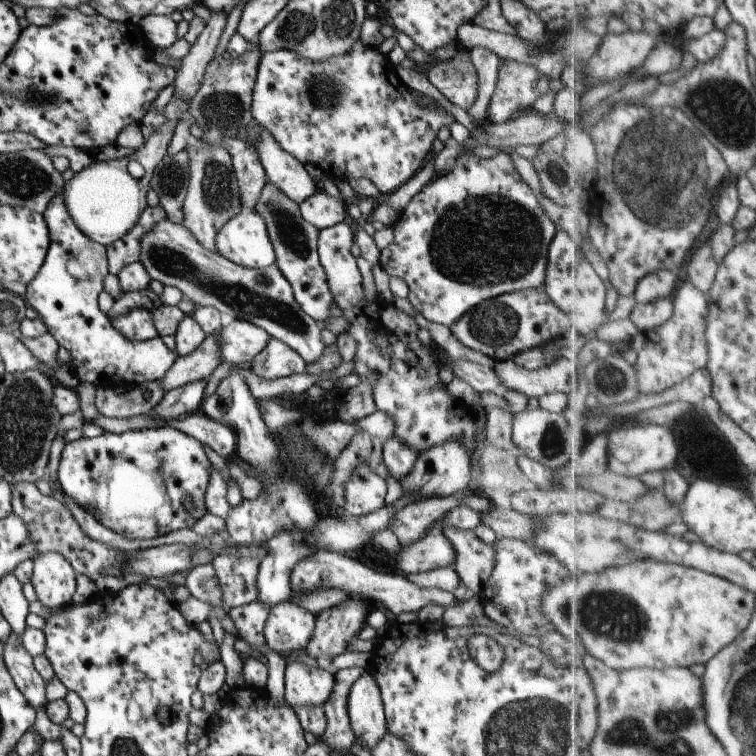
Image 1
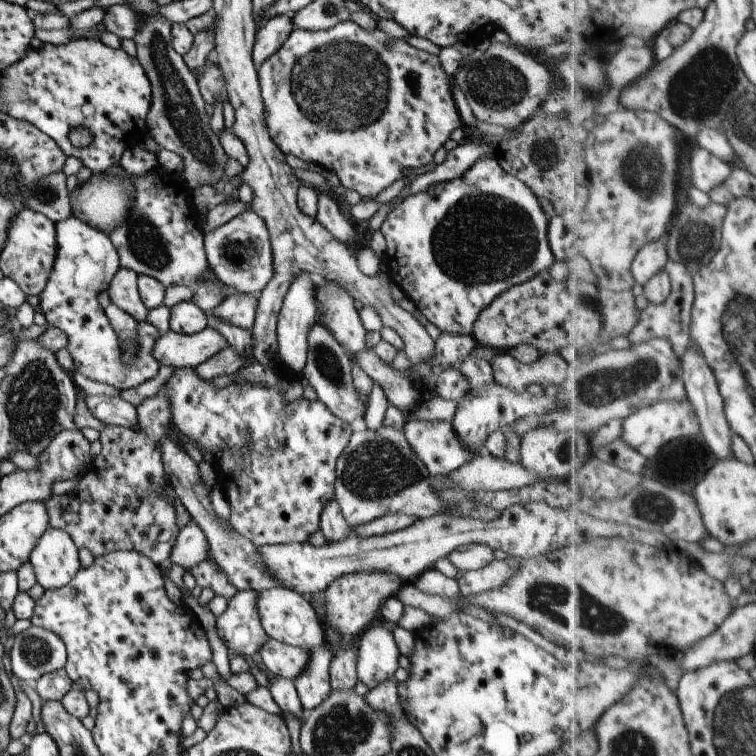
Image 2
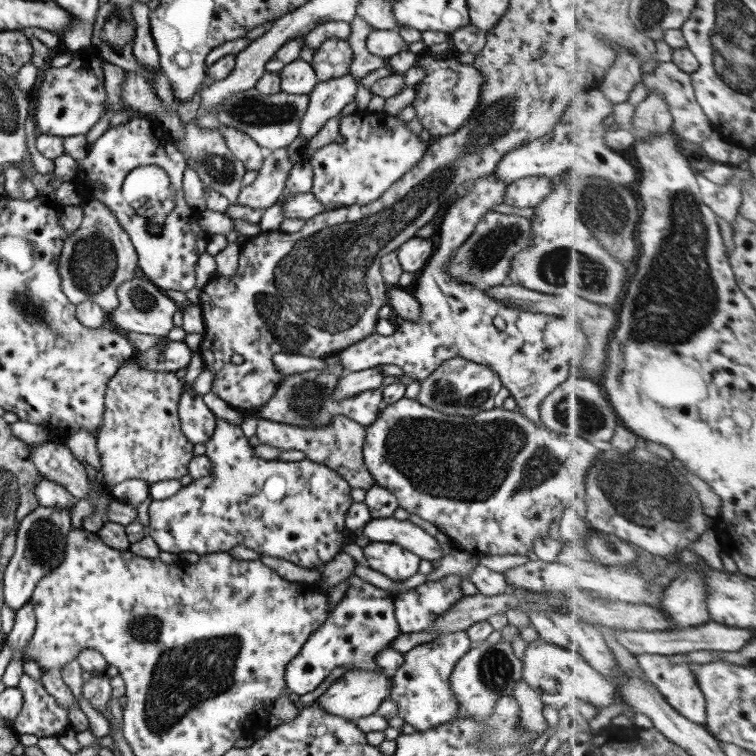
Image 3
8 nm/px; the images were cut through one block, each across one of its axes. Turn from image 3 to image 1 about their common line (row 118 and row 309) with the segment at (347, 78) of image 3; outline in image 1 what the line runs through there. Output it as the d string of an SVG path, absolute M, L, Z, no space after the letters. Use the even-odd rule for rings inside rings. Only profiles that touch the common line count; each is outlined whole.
M265 181L255 201L255 212L263 219L267 236L274 250L276 267L290 284L293 298L299 308L318 324L329 316L329 306L334 304L327 288L323 267L318 261L316 240L318 230L300 215L298 203L287 198L273 183Z

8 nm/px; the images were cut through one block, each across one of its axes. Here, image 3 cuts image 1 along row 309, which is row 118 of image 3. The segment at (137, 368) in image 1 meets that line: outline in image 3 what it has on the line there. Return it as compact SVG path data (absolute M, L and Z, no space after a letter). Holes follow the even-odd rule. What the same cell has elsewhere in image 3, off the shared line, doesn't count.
M89 46L85 50L75 52L67 66L44 68L30 95L29 109L33 111L36 134L63 137L89 132L105 111L103 102L106 99L106 93L102 87L104 82L102 63L103 60L97 52Z

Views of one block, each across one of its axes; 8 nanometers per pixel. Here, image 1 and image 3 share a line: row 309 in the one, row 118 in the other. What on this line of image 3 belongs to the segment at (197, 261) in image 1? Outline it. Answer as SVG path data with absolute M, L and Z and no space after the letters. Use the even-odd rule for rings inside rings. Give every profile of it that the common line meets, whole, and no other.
M251 88L221 99L221 109L219 115L215 111L215 118L219 125L249 135L249 138L263 151L273 151L287 147L295 140L301 128L301 117L307 109L307 101L309 101L308 94L287 94L280 91L264 95Z

